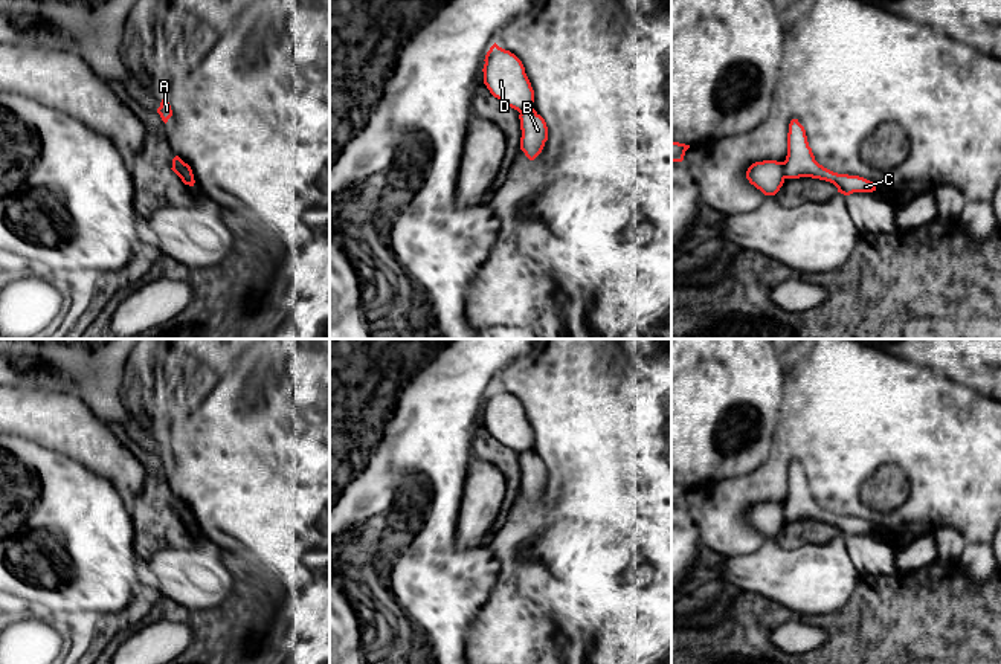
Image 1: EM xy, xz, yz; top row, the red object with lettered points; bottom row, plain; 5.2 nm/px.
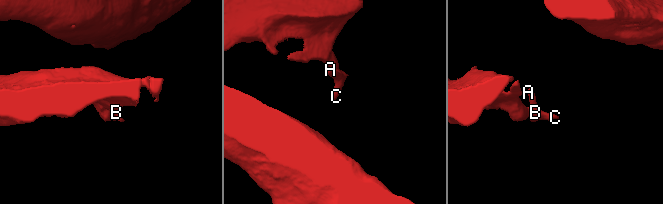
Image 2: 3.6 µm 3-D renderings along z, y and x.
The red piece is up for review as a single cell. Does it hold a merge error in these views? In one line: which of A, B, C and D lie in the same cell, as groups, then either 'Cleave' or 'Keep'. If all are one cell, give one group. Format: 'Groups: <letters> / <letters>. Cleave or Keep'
Groups: A B C / D. Cleave

